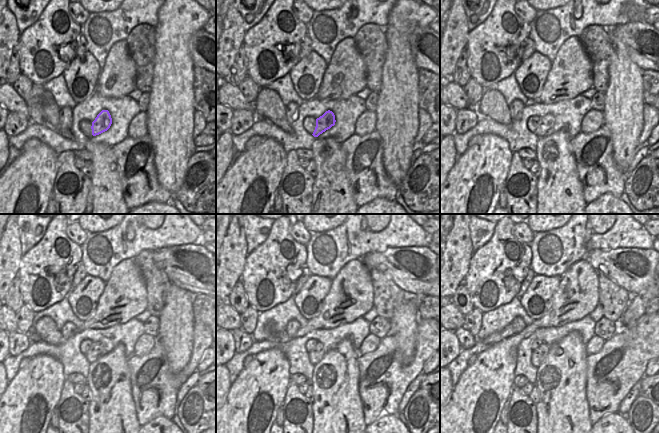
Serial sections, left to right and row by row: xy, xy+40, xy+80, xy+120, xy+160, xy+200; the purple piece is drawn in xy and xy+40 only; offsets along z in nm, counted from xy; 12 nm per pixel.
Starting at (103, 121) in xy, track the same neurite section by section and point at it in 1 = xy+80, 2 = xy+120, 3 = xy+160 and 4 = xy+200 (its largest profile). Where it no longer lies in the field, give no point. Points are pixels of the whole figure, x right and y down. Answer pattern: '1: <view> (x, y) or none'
1: xy+80 (547, 122)
2: xy+120 (94, 352)
3: xy+160 (315, 356)
4: xy+200 (538, 356)

